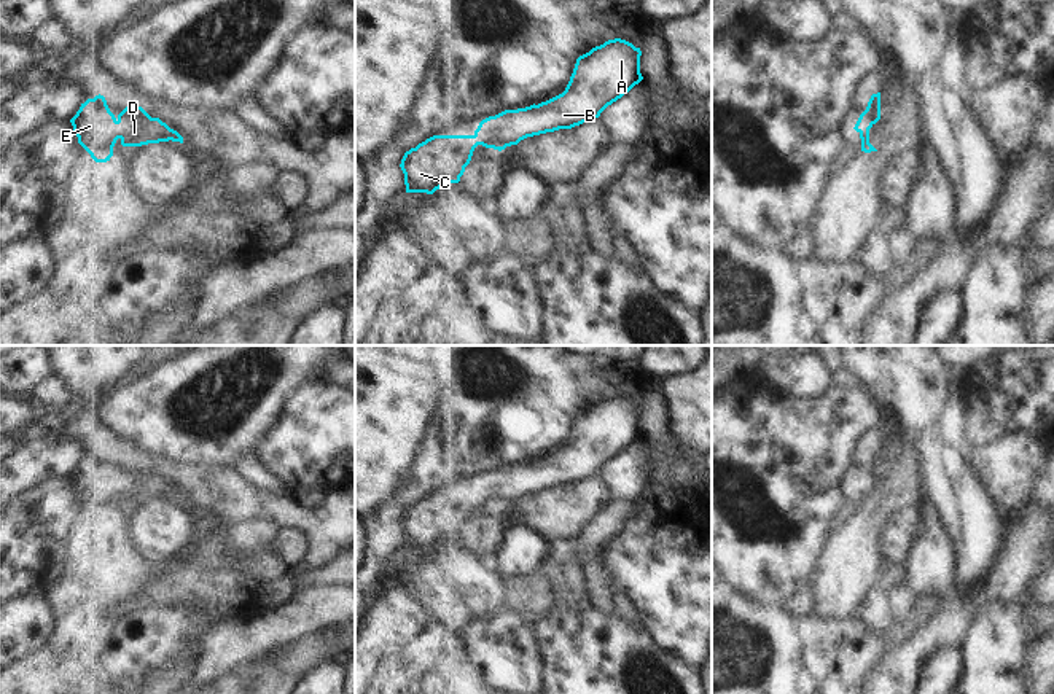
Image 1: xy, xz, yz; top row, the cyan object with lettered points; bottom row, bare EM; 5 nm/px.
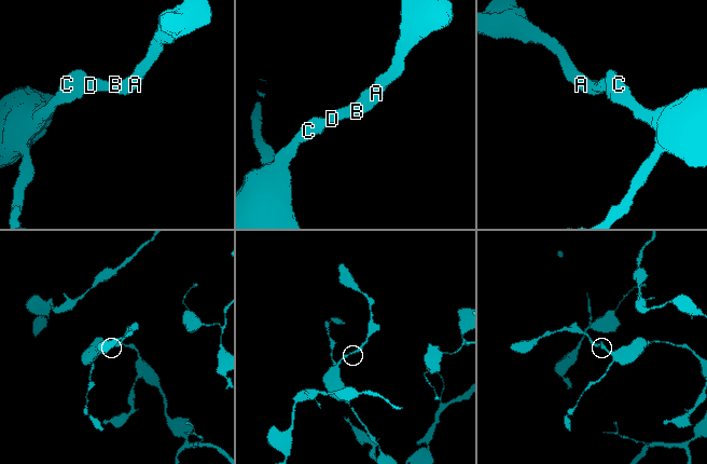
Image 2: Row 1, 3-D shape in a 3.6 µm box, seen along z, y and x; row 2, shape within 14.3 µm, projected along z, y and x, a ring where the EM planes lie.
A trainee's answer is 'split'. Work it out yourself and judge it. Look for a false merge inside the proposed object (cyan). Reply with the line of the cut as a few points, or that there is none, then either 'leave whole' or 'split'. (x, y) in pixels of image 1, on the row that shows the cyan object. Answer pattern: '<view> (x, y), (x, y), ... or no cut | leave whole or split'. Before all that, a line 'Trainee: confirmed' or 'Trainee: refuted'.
Trainee: refuted
no cut | leave whole

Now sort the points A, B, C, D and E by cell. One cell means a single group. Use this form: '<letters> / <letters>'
A B C D E

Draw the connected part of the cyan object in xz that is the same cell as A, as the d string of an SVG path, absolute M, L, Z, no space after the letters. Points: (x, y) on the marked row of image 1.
M621 38L608 40L576 59L570 81L562 94L538 105L505 110L489 116L479 123L473 135L433 135L427 138L406 151L401 159L400 167L404 174L406 193L433 194L444 185L459 183L478 145L502 151L527 137L572 129L599 118L608 105L643 80L640 56L640 48L635 48L632 43Z

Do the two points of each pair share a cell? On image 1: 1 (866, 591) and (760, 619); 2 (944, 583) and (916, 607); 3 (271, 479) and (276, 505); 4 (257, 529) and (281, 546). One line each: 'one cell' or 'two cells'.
1: two cells
2: two cells
3: two cells
4: two cells

